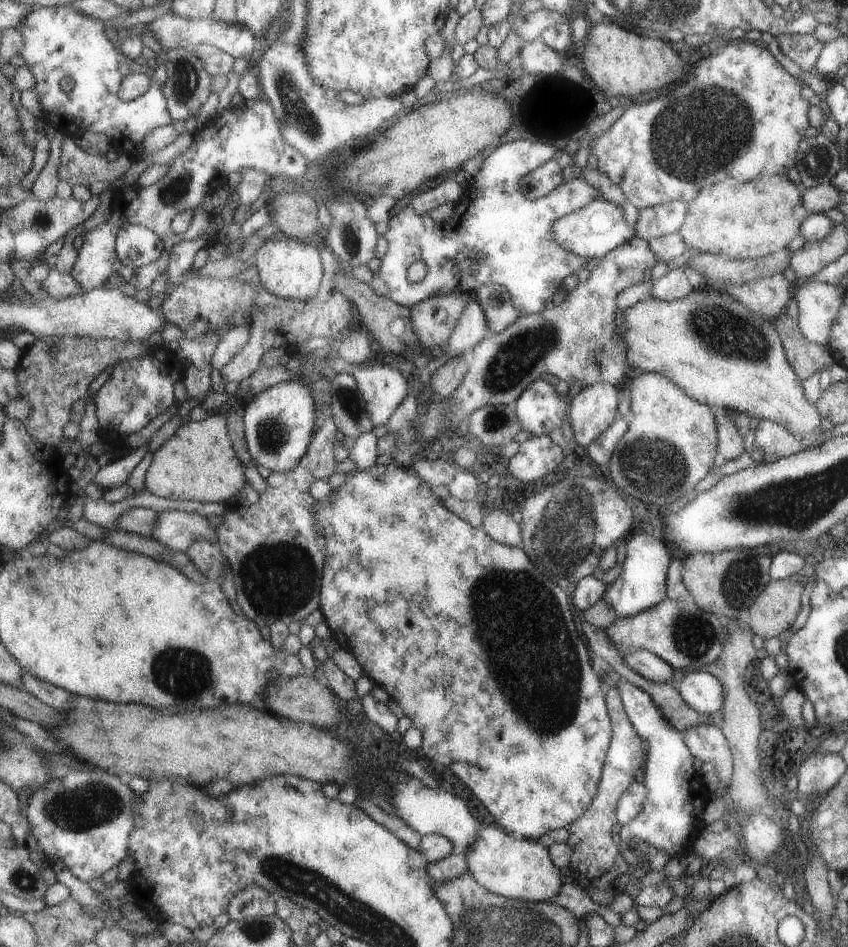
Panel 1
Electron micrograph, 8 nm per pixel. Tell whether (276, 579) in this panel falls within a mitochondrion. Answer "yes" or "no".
yes

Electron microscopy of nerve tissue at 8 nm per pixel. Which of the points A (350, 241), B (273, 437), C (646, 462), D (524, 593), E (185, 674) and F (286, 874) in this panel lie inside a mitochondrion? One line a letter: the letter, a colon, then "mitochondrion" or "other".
A: mitochondrion
B: mitochondrion
C: mitochondrion
D: mitochondrion
E: mitochondrion
F: mitochondrion

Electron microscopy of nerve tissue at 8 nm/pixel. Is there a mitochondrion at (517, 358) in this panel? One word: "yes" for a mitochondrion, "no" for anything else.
yes

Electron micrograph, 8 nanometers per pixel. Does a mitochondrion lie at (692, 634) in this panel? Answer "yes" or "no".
yes

